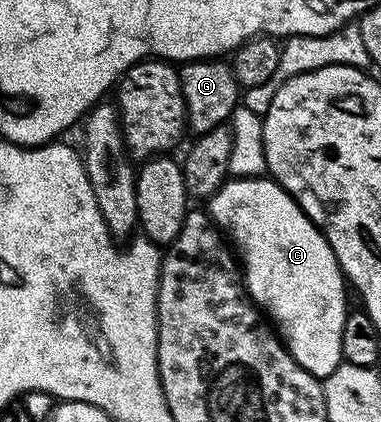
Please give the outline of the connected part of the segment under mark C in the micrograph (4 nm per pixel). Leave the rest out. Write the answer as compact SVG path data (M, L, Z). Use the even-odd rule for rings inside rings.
M270 178L227 179L222 189L210 197L208 211L219 232L236 249L244 273L244 287L255 305L274 319L273 327L284 341L285 350L301 368L314 376L330 376L332 370L343 363L342 331L348 315L348 284L321 230L302 213L298 202Z

